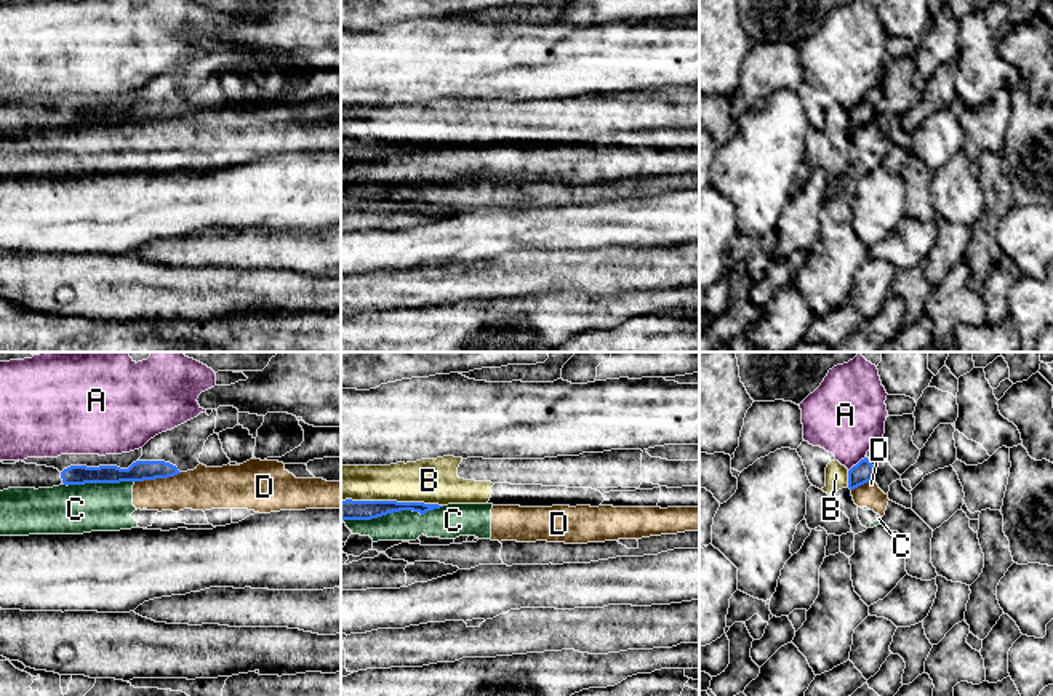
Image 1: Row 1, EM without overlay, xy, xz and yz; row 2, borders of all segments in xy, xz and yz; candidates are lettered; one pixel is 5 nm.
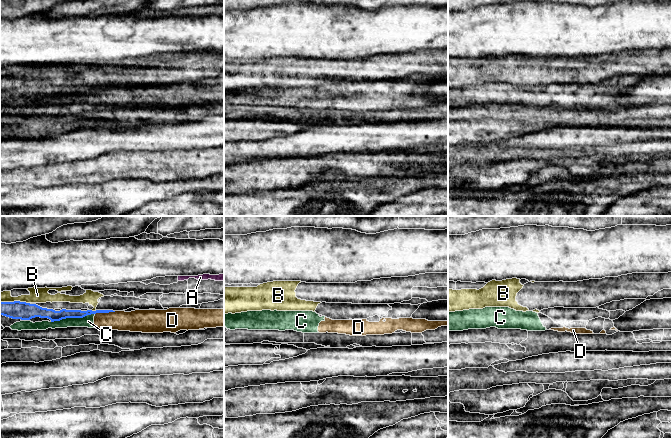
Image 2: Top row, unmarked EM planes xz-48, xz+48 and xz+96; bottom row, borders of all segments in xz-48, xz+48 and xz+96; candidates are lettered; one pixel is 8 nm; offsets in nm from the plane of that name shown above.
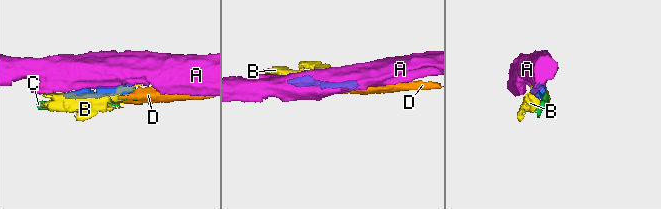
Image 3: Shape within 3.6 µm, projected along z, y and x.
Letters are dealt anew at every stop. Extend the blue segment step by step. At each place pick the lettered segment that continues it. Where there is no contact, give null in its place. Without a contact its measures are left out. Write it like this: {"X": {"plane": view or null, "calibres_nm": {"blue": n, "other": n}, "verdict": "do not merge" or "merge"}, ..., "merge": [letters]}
{"A": {"plane": "yz", "calibres_nm": {"blue": 110, "other": 400}, "verdict": "do not merge"}, "B": {"plane": "xz", "calibres_nm": {"blue": 100, "other": 220}, "verdict": "do not merge"}, "C": {"plane": "xz", "calibres_nm": {"blue": 100, "other": 160}, "verdict": "do not merge"}, "D": {"plane": "xy", "calibres_nm": {"blue": 110, "other": 220}, "verdict": "do not merge"}, "merge": []}

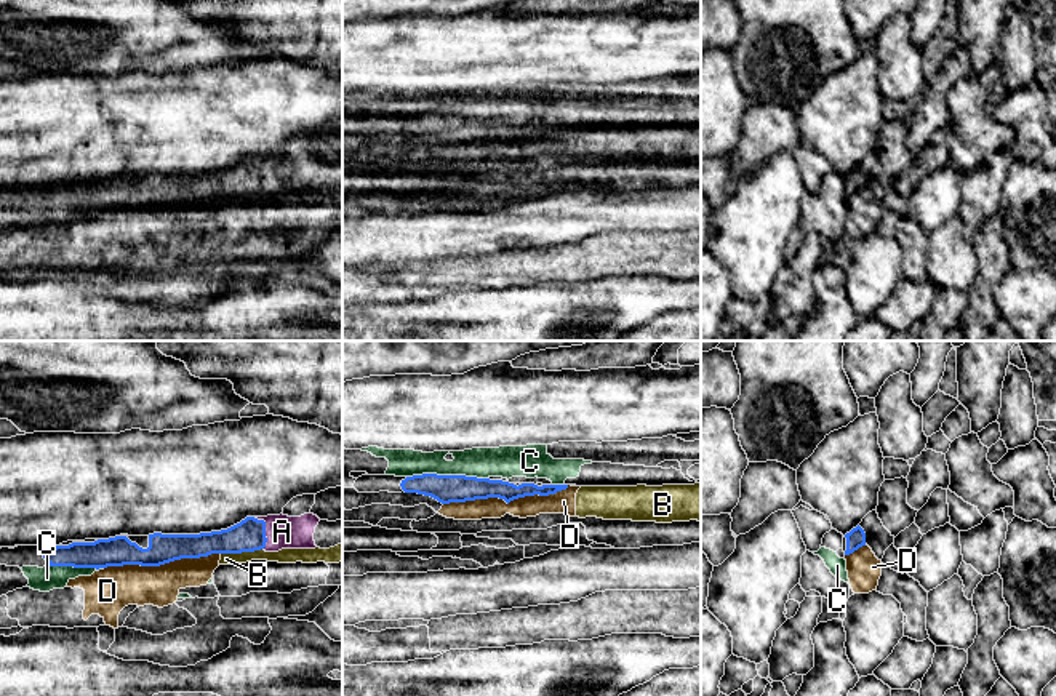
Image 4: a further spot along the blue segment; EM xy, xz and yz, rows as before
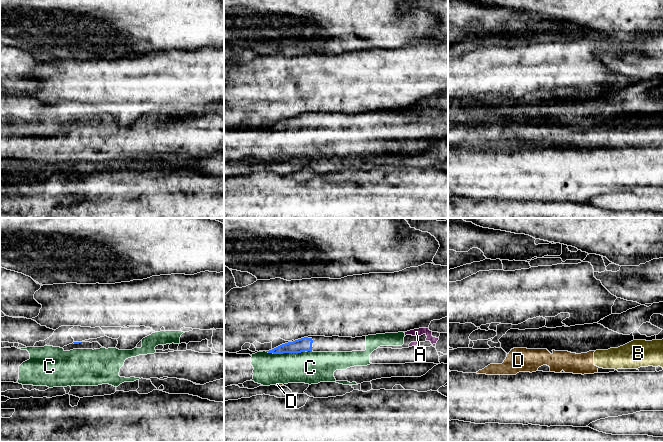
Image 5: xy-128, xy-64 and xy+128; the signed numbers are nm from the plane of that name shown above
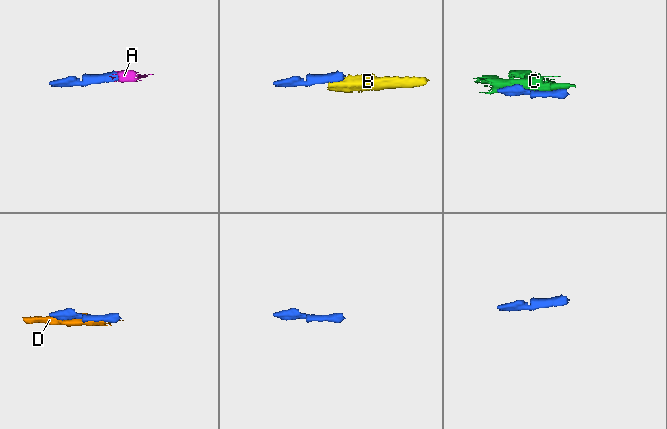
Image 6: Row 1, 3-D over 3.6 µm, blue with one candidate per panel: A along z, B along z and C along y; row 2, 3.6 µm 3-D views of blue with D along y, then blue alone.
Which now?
{"A": {"plane": "xy", "calibres_nm": {"blue": 160, "other": 170}, "verdict": "merge"}, "B": {"plane": "xy", "calibres_nm": {"blue": 160, "other": 80}, "verdict": "do not merge"}, "C": {"plane": "xz", "calibres_nm": {"blue": 140, "other": 160}, "verdict": "do not merge"}, "D": {"plane": "xz", "calibres_nm": {"blue": 140, "other": 110}, "verdict": "do not merge"}, "merge": ["A"]}

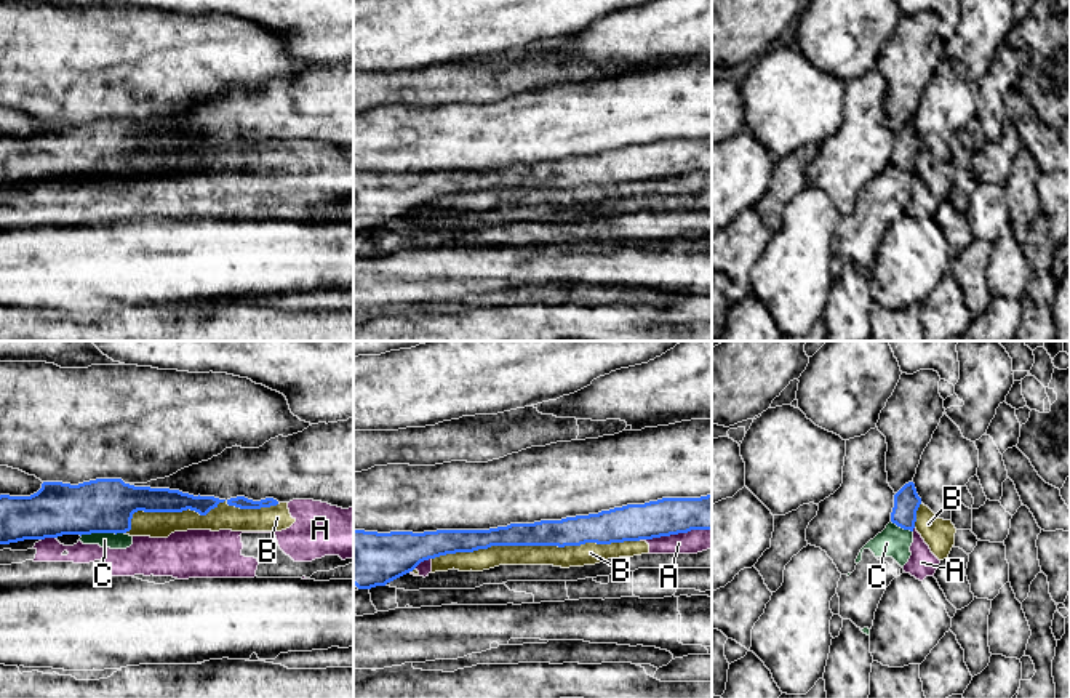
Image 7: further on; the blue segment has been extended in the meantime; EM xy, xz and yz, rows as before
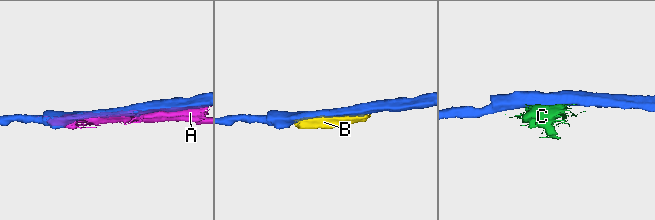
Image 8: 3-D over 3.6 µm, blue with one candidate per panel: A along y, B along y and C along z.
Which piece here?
{"A": {"plane": "xz", "calibres_nm": {"blue": 190, "other": 120}, "verdict": "do not merge"}, "B": {"plane": "xz", "calibres_nm": {"blue": 150, "other": 110}, "verdict": "do not merge"}, "C": {"plane": "xy", "calibres_nm": {"blue": 280, "other": 80}, "verdict": "do not merge"}, "merge": []}

